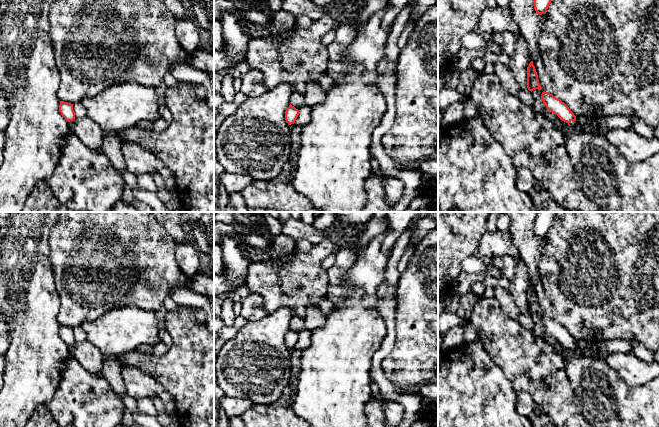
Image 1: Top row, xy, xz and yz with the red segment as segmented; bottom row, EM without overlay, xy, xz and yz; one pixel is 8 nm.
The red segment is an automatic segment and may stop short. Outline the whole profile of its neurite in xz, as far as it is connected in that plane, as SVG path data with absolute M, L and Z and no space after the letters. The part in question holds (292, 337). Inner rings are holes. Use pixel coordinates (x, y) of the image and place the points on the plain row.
M290 328L289 331L286 333L285 344L289 349L294 348L298 339L299 334Z

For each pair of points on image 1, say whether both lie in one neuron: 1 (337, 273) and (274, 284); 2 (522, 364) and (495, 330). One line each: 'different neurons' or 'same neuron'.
1: different neurons
2: same neuron

